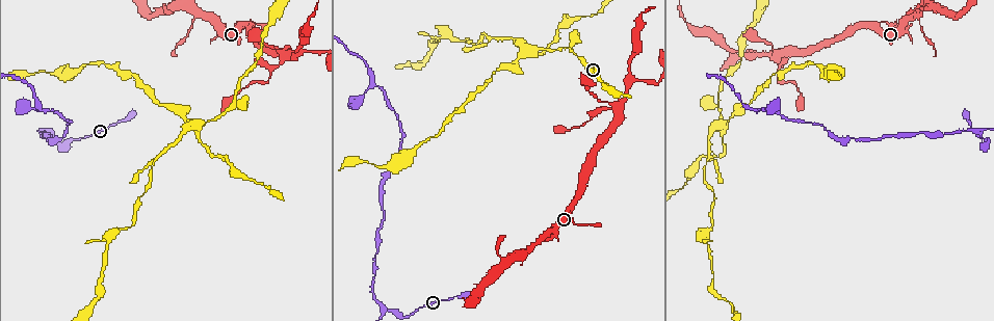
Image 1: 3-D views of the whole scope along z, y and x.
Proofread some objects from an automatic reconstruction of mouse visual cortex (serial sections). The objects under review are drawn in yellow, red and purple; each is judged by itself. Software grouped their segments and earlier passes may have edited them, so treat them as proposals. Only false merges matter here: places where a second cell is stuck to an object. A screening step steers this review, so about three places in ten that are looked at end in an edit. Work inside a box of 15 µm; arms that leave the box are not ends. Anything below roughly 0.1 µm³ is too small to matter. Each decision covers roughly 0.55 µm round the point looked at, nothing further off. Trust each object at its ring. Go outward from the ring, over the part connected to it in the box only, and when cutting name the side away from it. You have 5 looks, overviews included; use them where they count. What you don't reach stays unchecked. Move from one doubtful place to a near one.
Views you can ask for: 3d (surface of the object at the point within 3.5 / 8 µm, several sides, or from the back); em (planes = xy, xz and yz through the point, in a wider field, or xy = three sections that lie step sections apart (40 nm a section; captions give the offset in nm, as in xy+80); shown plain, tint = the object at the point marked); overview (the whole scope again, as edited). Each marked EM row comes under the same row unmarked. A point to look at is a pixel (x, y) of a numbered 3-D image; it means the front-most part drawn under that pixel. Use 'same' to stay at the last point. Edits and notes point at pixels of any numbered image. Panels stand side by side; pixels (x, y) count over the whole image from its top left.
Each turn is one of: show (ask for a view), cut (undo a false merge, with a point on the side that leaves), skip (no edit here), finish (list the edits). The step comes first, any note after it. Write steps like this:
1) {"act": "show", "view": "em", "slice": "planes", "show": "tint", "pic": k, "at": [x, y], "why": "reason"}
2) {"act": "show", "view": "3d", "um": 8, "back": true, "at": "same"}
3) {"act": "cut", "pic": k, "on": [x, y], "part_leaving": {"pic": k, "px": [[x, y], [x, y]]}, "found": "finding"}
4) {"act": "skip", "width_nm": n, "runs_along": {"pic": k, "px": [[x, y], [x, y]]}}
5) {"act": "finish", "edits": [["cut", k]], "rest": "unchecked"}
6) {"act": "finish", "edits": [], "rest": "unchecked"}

{"act": "show", "view": "3d", "um": 3.5, "pic": 1, "at": [267, 80], "why": "sharp bend"}

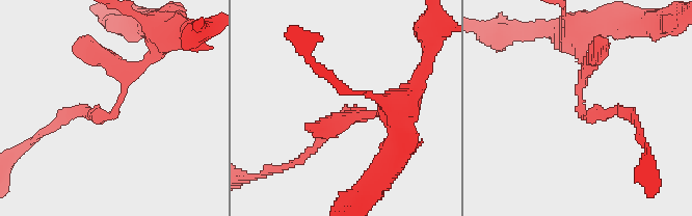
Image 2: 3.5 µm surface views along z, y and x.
{"act": "show", "view": "em", "slice": "xy", "step": 2, "show": "tint", "pic": 2, "at": [121, 100], "why": "now the EM"}

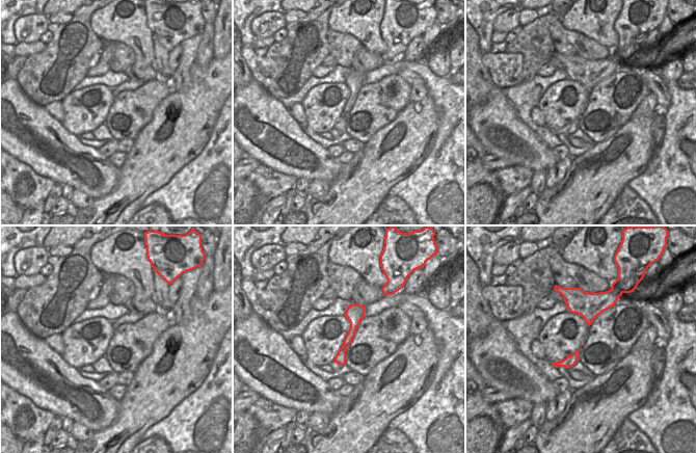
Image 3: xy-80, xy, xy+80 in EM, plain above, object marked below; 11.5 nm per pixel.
{"act": "skip", "runs_along": {"pic": 2, "px": [[158, 47], [126, 79], [113, 113], [78, 110]]}, "found": "continuous, no second cell"}

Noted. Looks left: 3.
{"act": "show", "view": "3d", "um": 3.5, "pic": 1, "at": [752, 55], "why": "abrupt turn"}

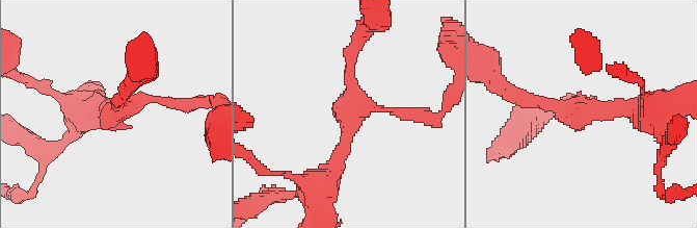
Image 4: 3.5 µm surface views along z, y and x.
{"act": "show", "view": "em", "slice": "xy", "step": 1, "show": "tint", "pic": 4, "at": [350, 112], "arms": 3, "arm_widths_nm": [100, 200, 250], "why": "now the EM"}

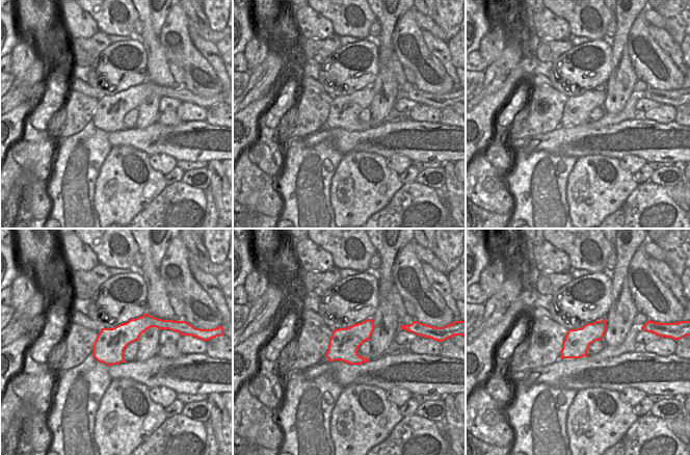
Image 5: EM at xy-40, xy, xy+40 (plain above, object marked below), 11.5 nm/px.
{"act": "show", "view": "em", "slice": "xy", "step": 5, "show": "tint", "at": "same", "why": "cut it another way"}

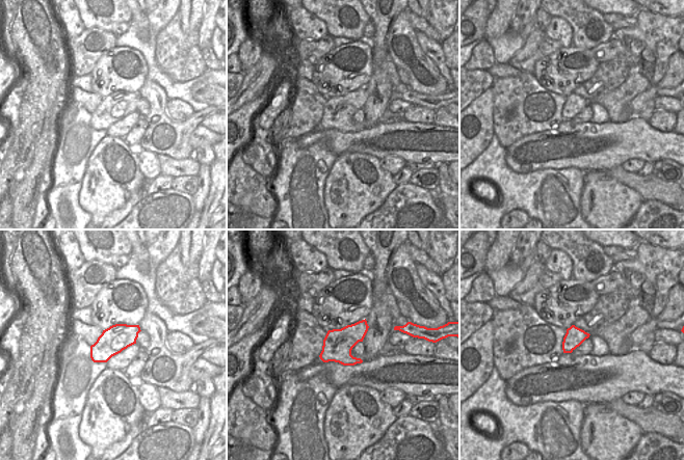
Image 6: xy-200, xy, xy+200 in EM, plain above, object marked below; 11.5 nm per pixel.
{"act": "skip", "width_nm": 340, "runs_along": {"pic": 4, "px": [[328, 175], [347, 141], [353, 45]]}, "found": "continuous, no second cell"}

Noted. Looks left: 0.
{"act": "finish", "edits": [], "rest": "unchecked"}

